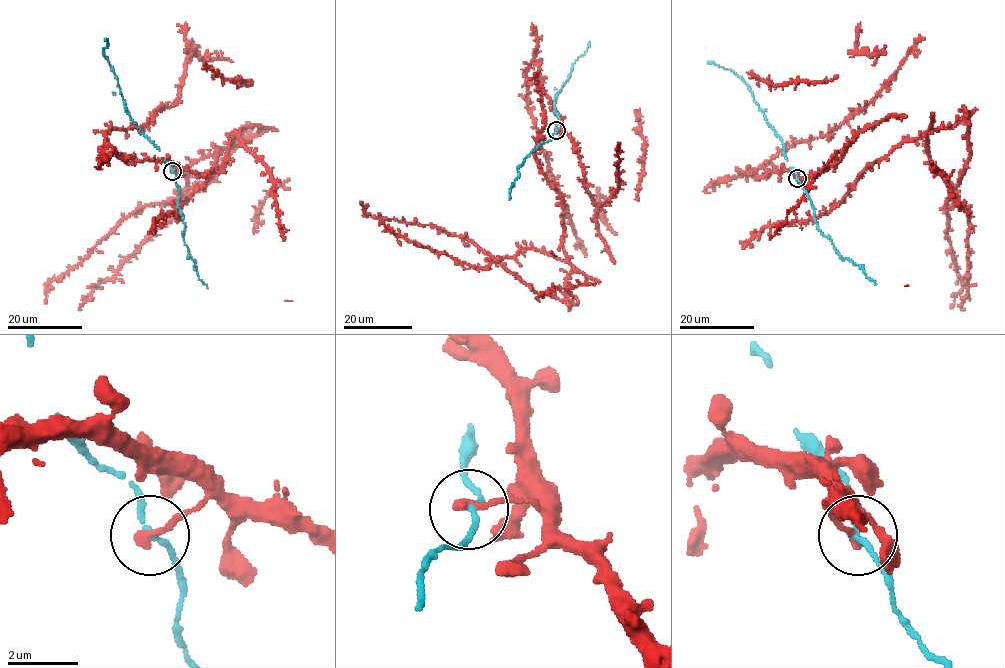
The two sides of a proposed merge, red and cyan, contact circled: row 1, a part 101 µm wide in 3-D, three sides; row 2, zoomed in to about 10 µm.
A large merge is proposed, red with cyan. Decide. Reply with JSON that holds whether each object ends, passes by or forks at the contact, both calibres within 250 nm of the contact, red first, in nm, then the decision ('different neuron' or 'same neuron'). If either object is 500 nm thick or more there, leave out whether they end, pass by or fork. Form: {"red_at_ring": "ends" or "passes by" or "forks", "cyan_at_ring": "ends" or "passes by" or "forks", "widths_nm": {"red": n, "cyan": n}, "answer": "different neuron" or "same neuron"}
{"red_at_ring": "ends", "cyan_at_ring": "passes by", "widths_nm": {"red": 260, "cyan": 150}, "answer": "same neuron"}

